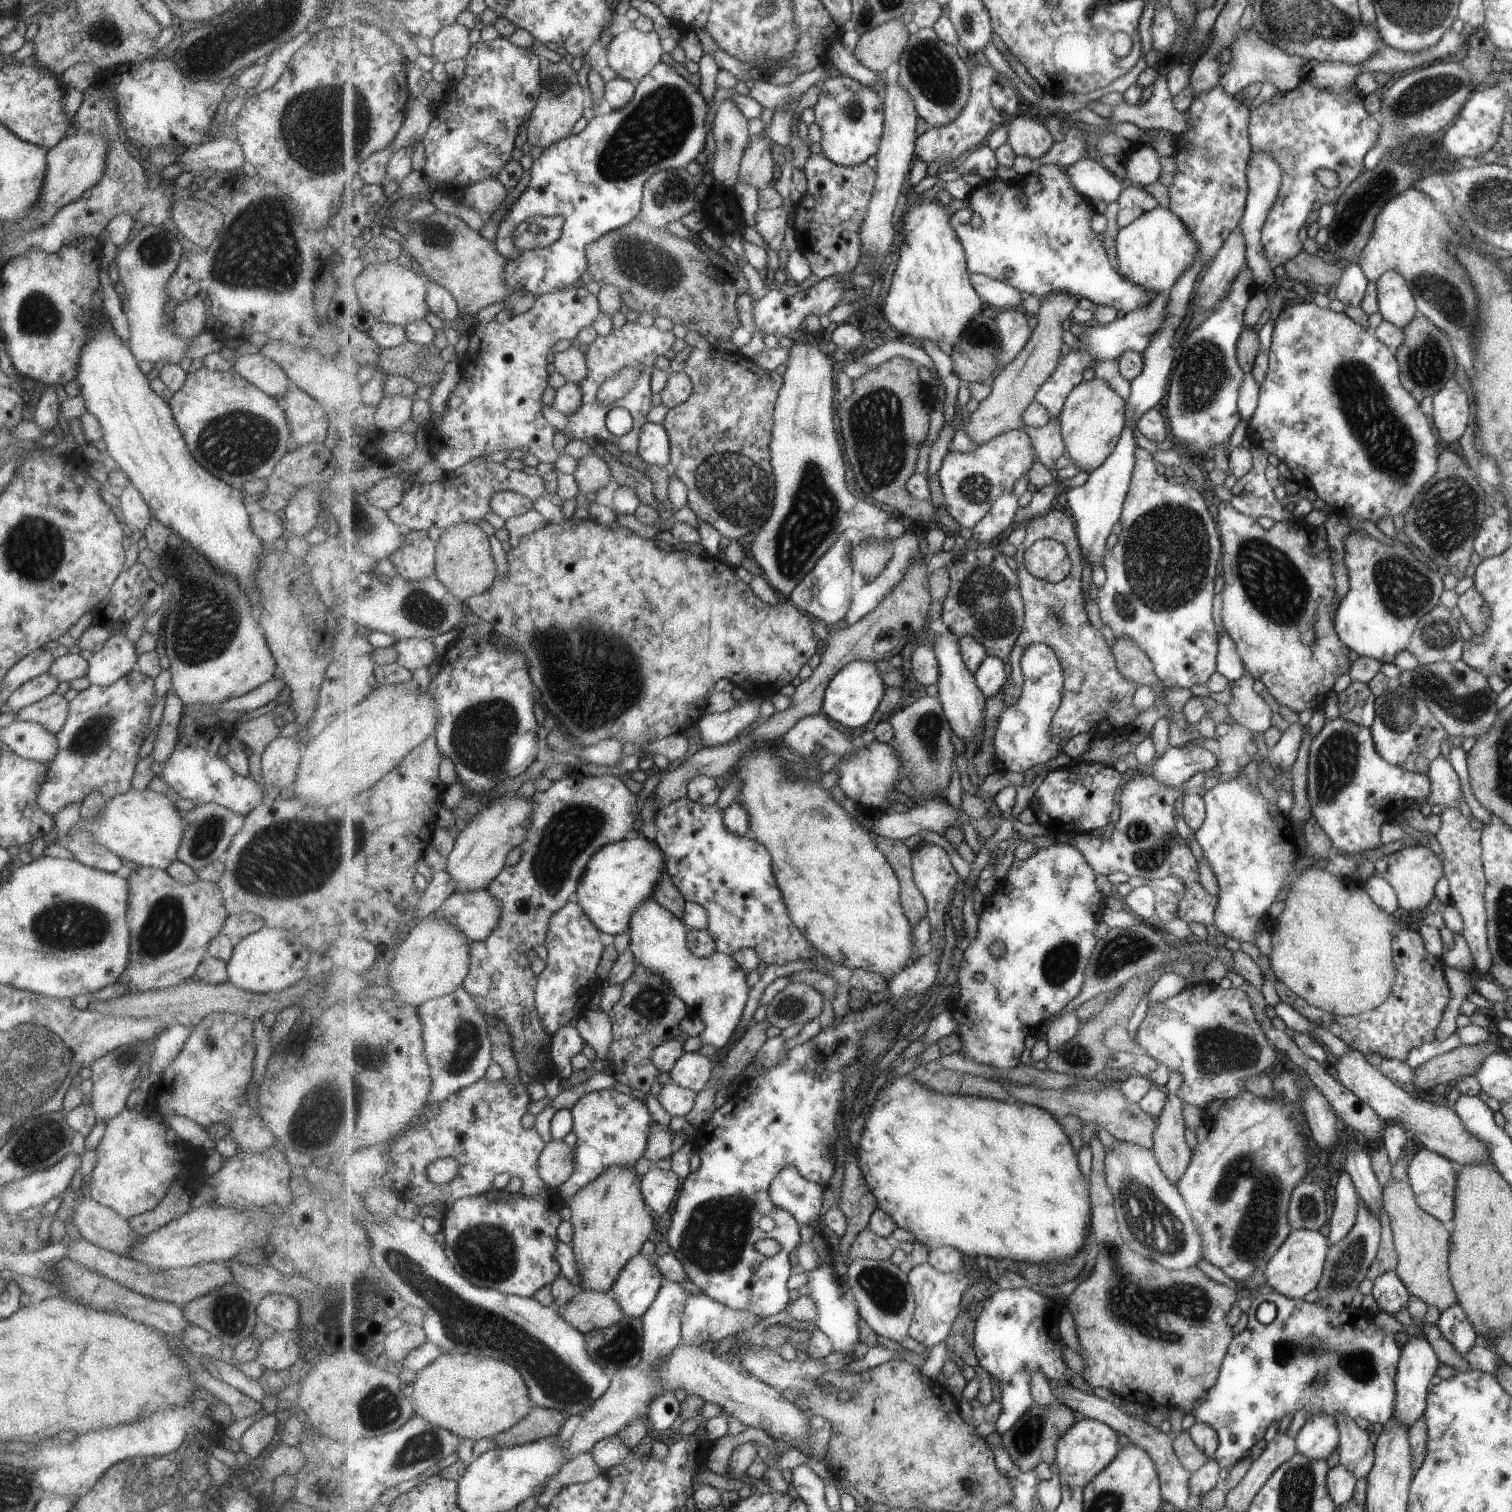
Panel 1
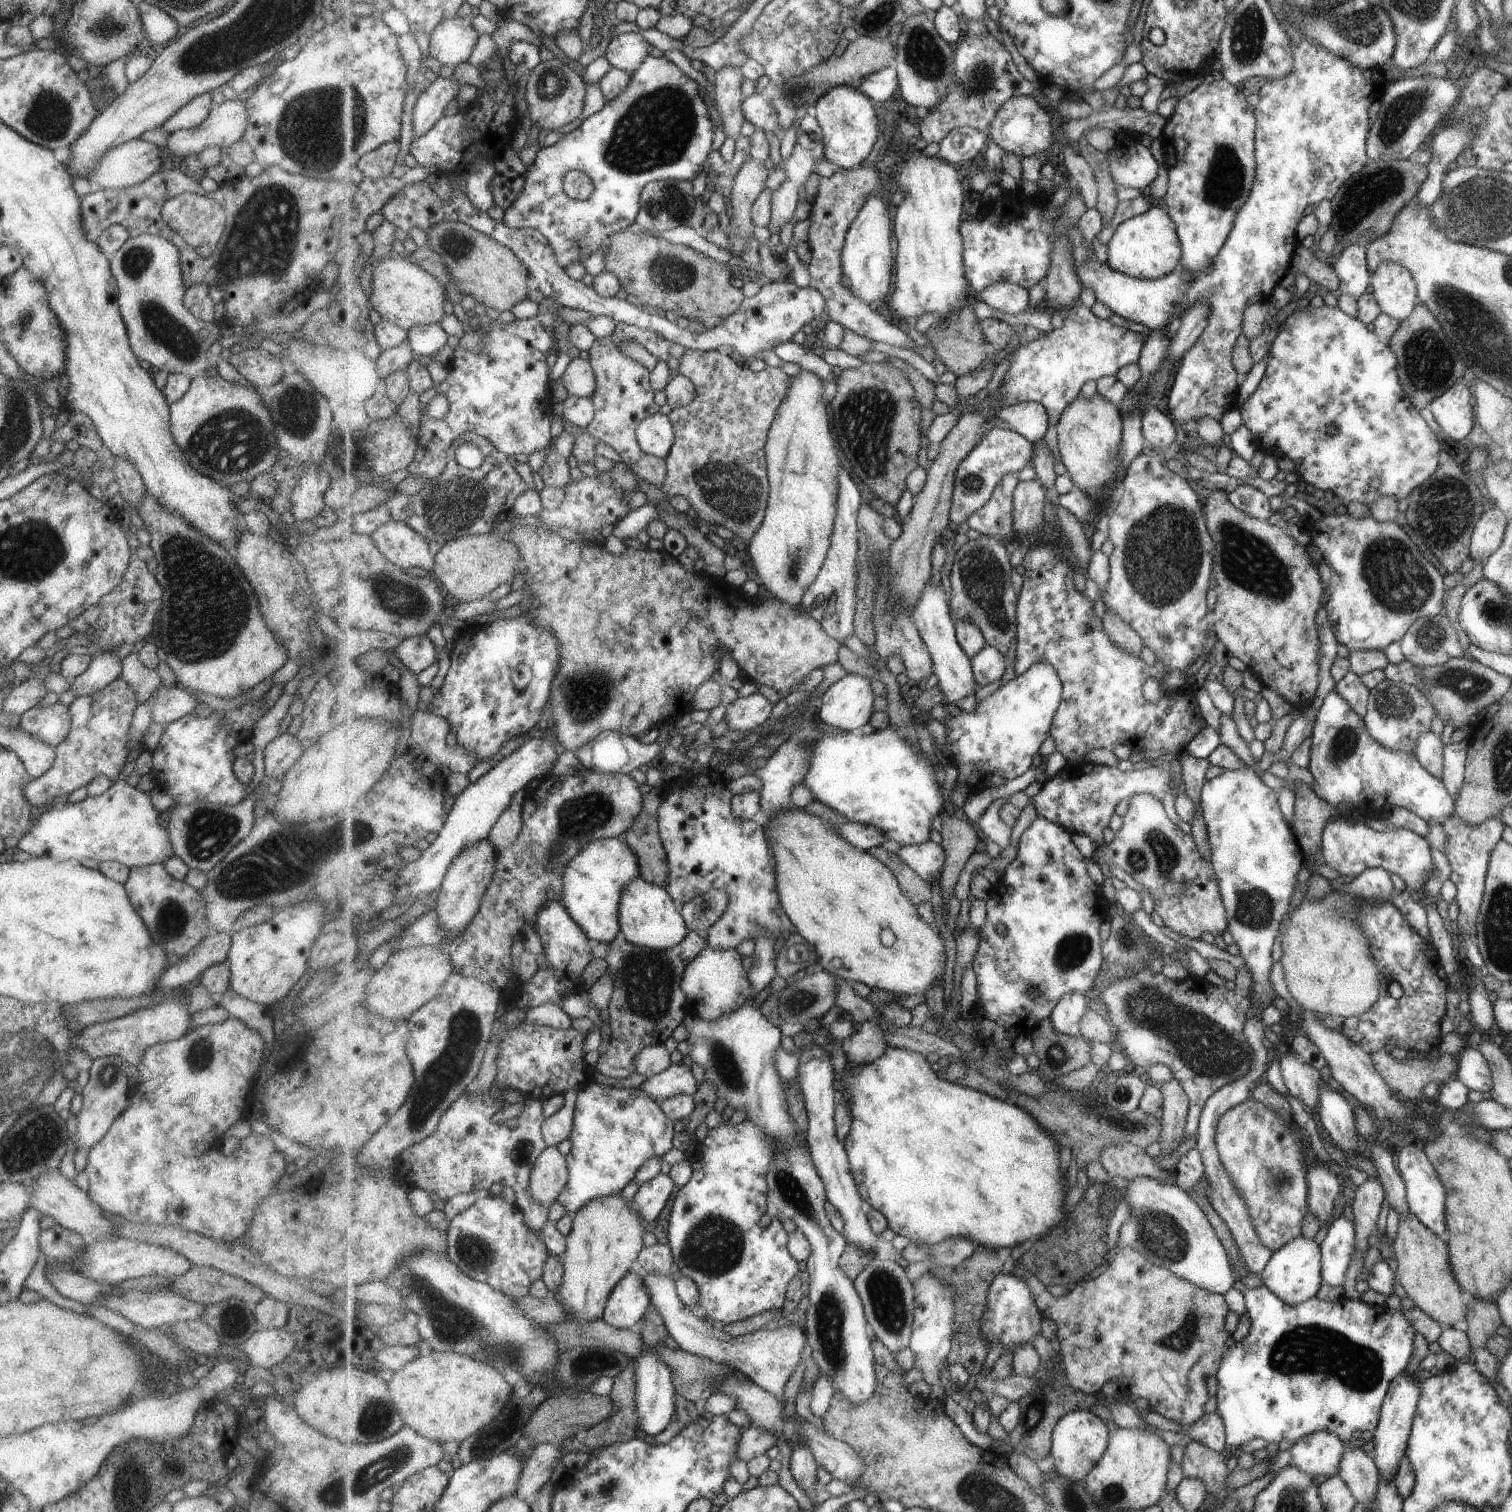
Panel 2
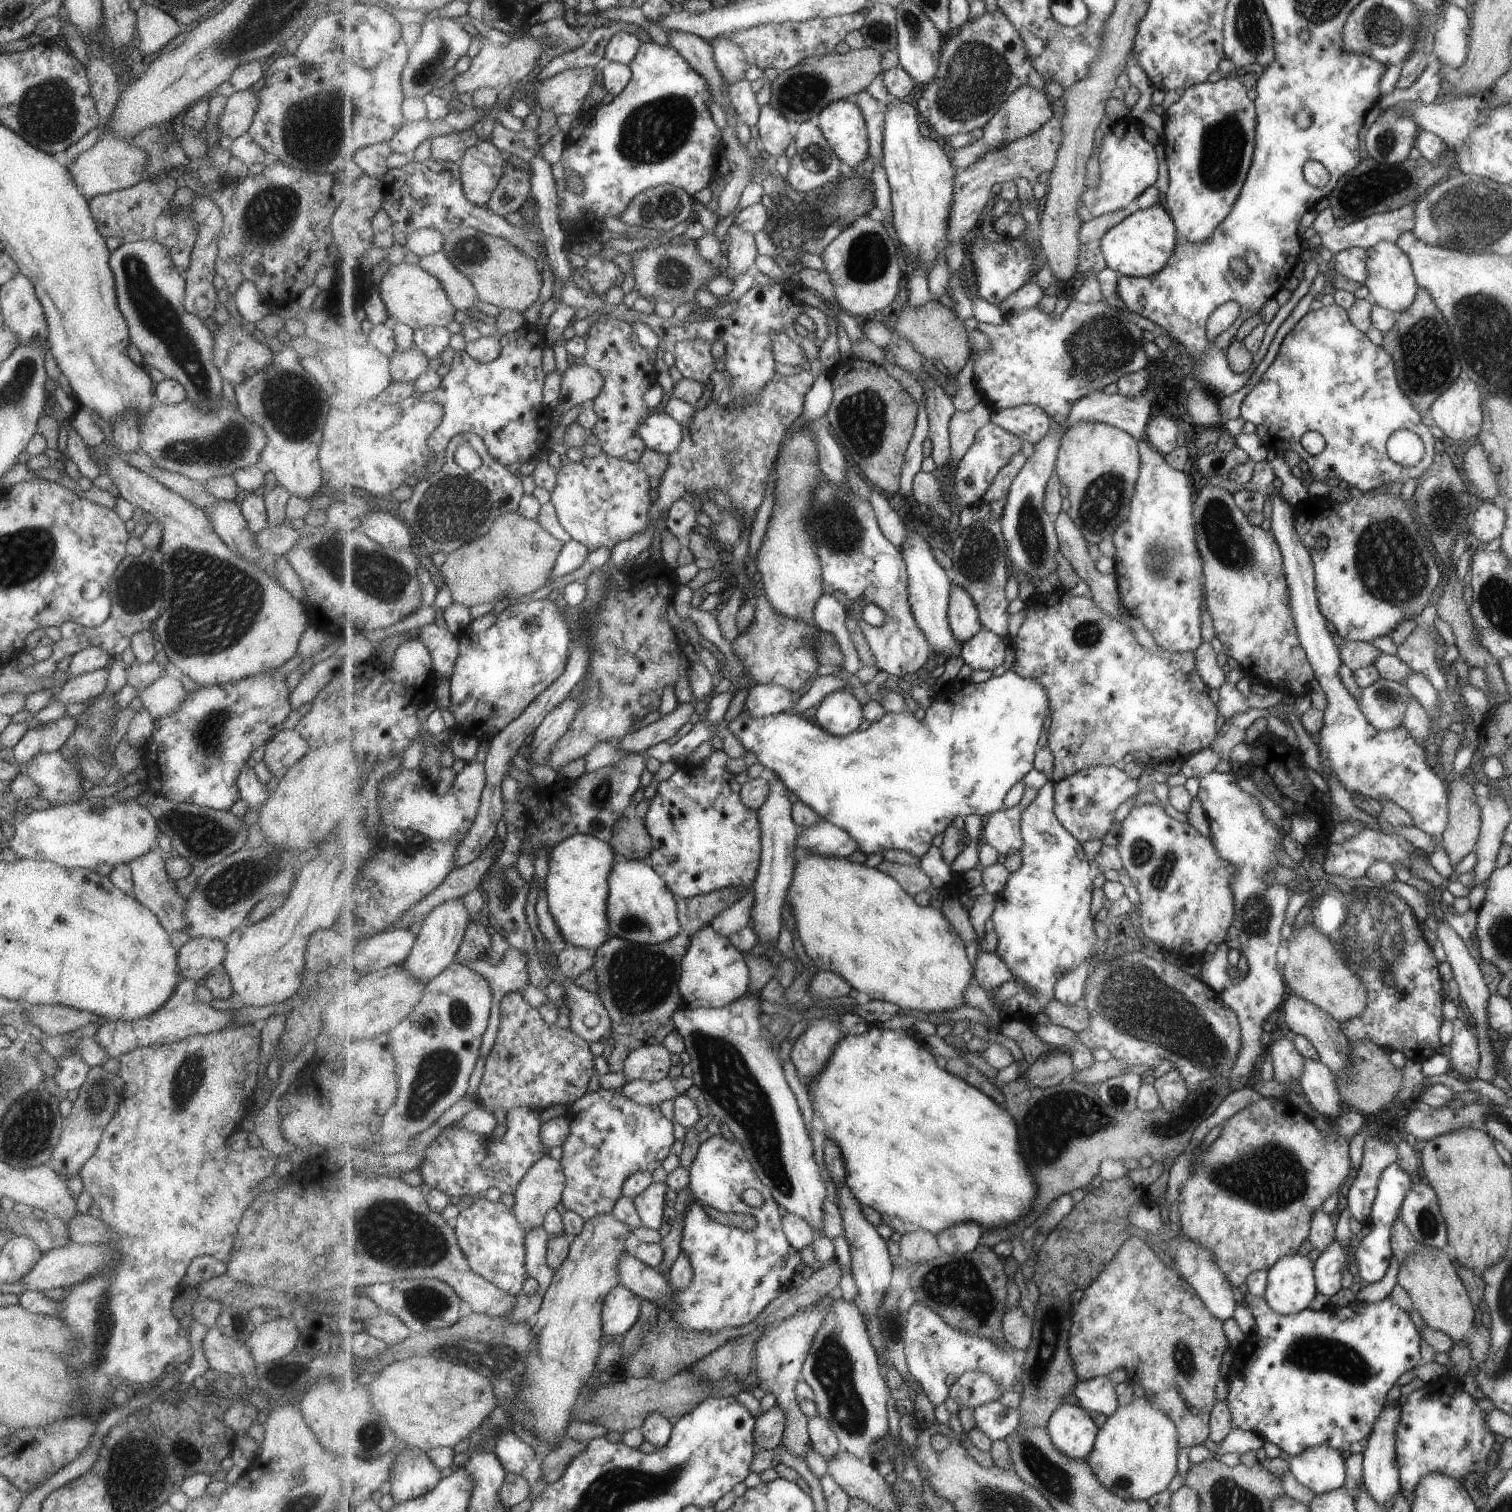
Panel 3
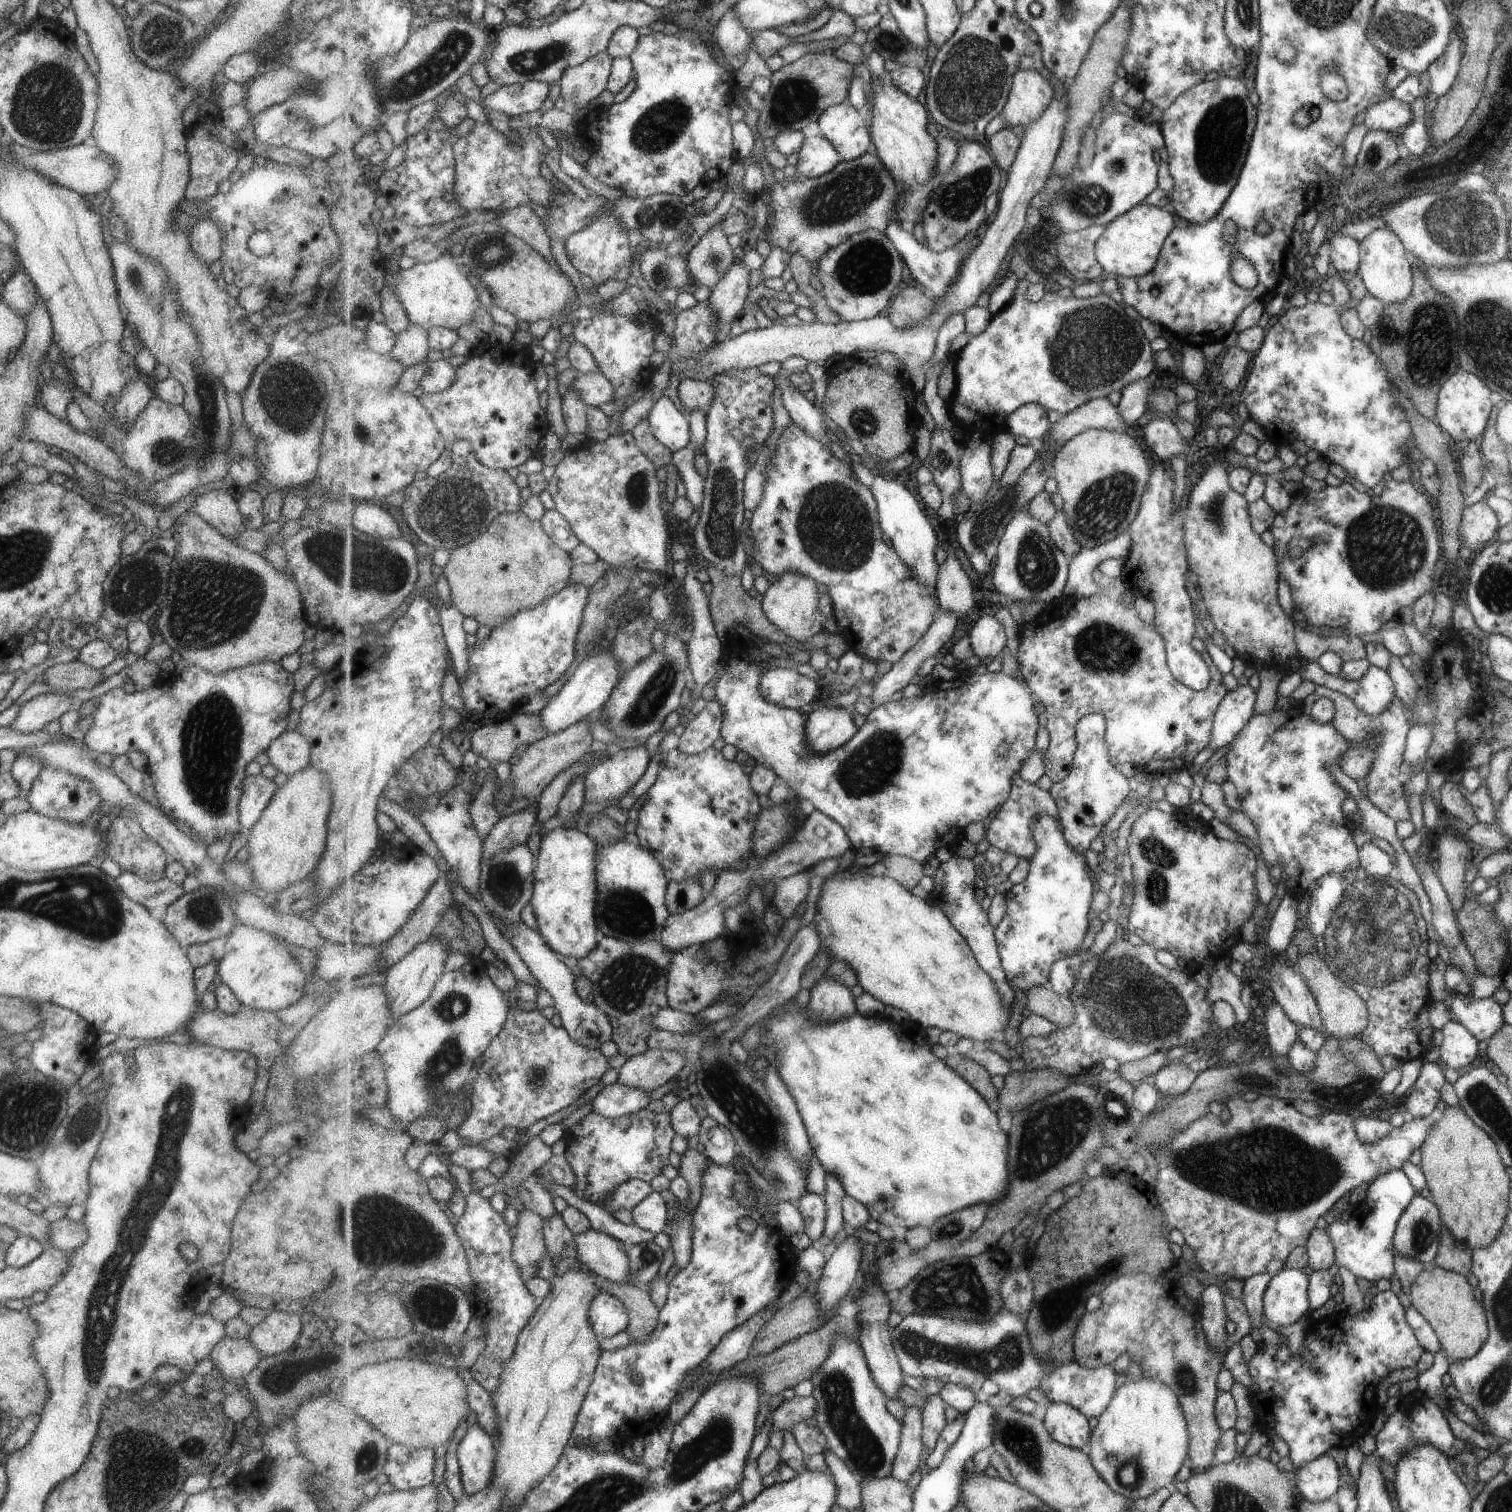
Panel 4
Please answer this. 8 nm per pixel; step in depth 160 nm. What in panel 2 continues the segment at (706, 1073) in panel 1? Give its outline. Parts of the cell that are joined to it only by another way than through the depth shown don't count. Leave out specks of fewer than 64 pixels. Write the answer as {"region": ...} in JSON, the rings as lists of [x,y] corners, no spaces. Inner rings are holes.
{"region":[[[673,1063],[667,1070],[647,1078],[640,1086],[657,1101],[678,1094],[694,1095],[699,1087],[691,1069],[681,1063]]]}

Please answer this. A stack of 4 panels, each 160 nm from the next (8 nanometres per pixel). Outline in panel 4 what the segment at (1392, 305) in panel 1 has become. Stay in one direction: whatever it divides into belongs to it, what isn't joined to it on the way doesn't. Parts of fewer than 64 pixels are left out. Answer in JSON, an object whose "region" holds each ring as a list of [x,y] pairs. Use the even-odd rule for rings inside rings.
{"region":[[[1372,230],[1365,239],[1358,242],[1358,275],[1369,296],[1381,302],[1403,302],[1413,290],[1413,268],[1411,268],[1405,246],[1391,230]]]}

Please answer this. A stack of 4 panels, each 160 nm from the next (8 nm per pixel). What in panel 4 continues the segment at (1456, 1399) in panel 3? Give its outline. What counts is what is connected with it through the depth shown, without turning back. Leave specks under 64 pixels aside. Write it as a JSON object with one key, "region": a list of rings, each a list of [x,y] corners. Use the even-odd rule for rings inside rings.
{"region":[[[1418,1388],[1405,1396],[1399,1396],[1395,1410],[1387,1417],[1381,1430],[1374,1436],[1376,1446],[1374,1453],[1393,1466],[1398,1463],[1399,1459],[1402,1459],[1402,1454],[1405,1454],[1412,1445],[1433,1445],[1451,1458],[1465,1450],[1471,1452],[1465,1441],[1457,1439],[1451,1433],[1443,1409]]]}

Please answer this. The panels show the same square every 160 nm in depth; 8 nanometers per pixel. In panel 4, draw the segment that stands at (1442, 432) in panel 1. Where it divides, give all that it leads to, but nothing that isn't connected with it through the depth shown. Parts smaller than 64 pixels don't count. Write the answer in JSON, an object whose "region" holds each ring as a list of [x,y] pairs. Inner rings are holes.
{"region":[[[1459,369],[1459,372],[1455,372],[1455,376],[1451,376],[1443,384],[1443,392],[1439,392],[1436,406],[1437,415],[1435,415],[1437,426],[1447,432],[1452,441],[1473,441],[1485,430],[1485,422],[1491,412],[1489,389],[1489,386],[1481,378]]]}

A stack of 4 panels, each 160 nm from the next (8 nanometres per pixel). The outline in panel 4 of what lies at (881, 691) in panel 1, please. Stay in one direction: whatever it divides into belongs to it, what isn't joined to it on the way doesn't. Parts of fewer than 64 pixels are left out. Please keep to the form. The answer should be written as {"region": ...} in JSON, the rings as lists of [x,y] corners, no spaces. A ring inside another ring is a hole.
{"region":[[[824,705],[814,710],[806,722],[808,747],[814,753],[828,753],[849,742],[857,728],[851,708]]]}

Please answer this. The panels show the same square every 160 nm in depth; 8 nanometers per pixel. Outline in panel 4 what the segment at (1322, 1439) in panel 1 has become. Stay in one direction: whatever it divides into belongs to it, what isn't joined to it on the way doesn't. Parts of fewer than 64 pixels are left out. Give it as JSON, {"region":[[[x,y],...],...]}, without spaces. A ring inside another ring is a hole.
{"region":[[[1319,1455],[1295,1469],[1295,1486],[1305,1501],[1320,1503],[1337,1490],[1339,1473],[1338,1465],[1332,1457]]]}

